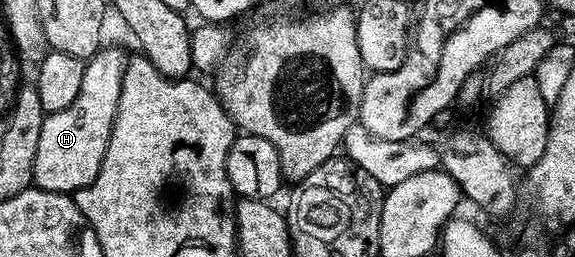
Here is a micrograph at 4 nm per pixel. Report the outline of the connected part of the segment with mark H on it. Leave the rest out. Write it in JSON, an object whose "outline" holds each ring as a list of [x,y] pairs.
{"outline":[[[101,47],[100,51],[87,61],[82,74],[82,90],[78,90],[78,98],[66,110],[49,112],[42,122],[37,153],[34,155],[34,174],[32,183],[35,187],[47,192],[75,194],[80,188],[90,186],[102,166],[102,158],[106,158],[106,146],[110,142],[110,134],[114,126],[114,118],[118,110],[118,98],[122,90],[122,74],[126,56],[116,48]]]}

